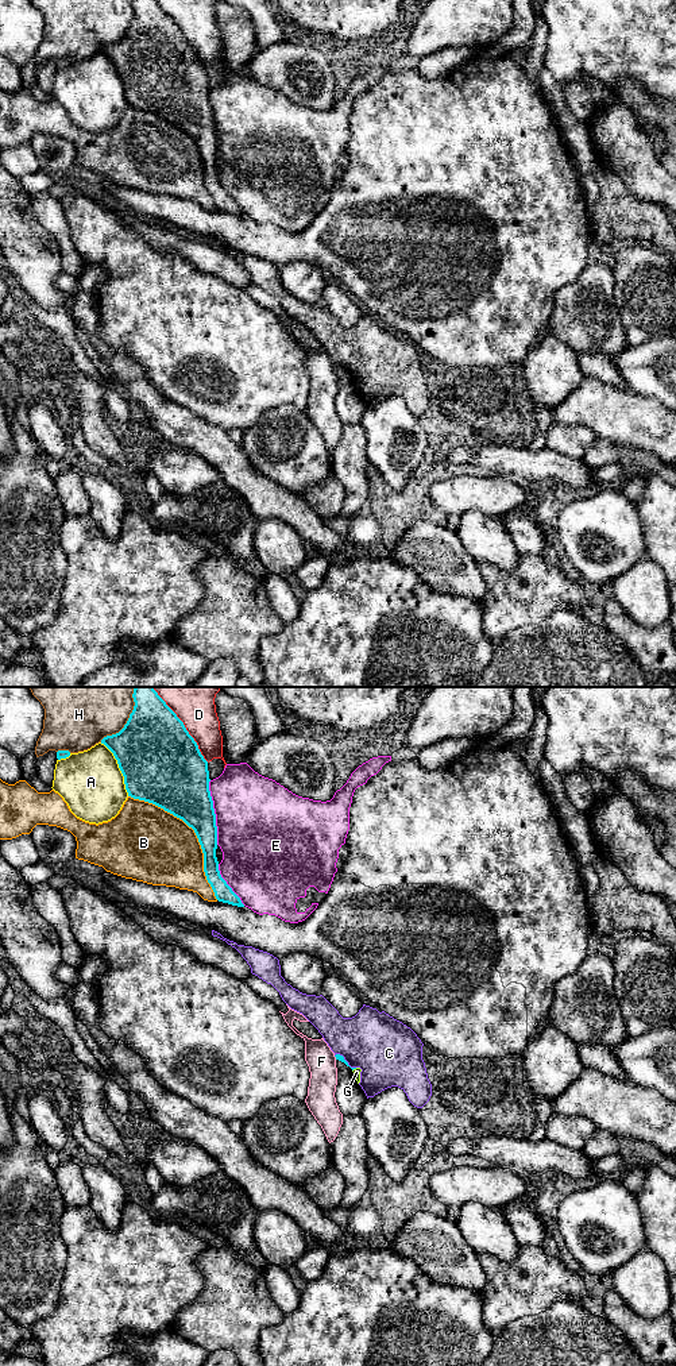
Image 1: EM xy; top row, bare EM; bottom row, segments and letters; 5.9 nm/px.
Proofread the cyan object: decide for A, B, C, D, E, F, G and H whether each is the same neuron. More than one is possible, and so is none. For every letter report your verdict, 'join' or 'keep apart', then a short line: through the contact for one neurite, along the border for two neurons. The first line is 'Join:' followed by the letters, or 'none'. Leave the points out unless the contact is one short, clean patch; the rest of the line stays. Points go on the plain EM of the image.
Join: none
A: keep apart
B: keep apart
C: keep apart
D: keep apart
E: keep apart
F: keep apart
G: keep apart | xy (356, 377), (352, 379)
H: keep apart

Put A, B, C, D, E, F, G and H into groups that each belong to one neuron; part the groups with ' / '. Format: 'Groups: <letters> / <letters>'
Groups: A / B / C G / D / E / F / H

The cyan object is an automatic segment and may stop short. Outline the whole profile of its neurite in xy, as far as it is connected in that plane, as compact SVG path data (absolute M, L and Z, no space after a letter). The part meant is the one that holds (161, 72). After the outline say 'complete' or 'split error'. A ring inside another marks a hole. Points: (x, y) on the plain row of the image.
M134 0L132 7L135 15L124 36L101 49L117 69L128 105L152 112L192 136L216 208L244 216L219 180L208 70L157 0Z | complete

